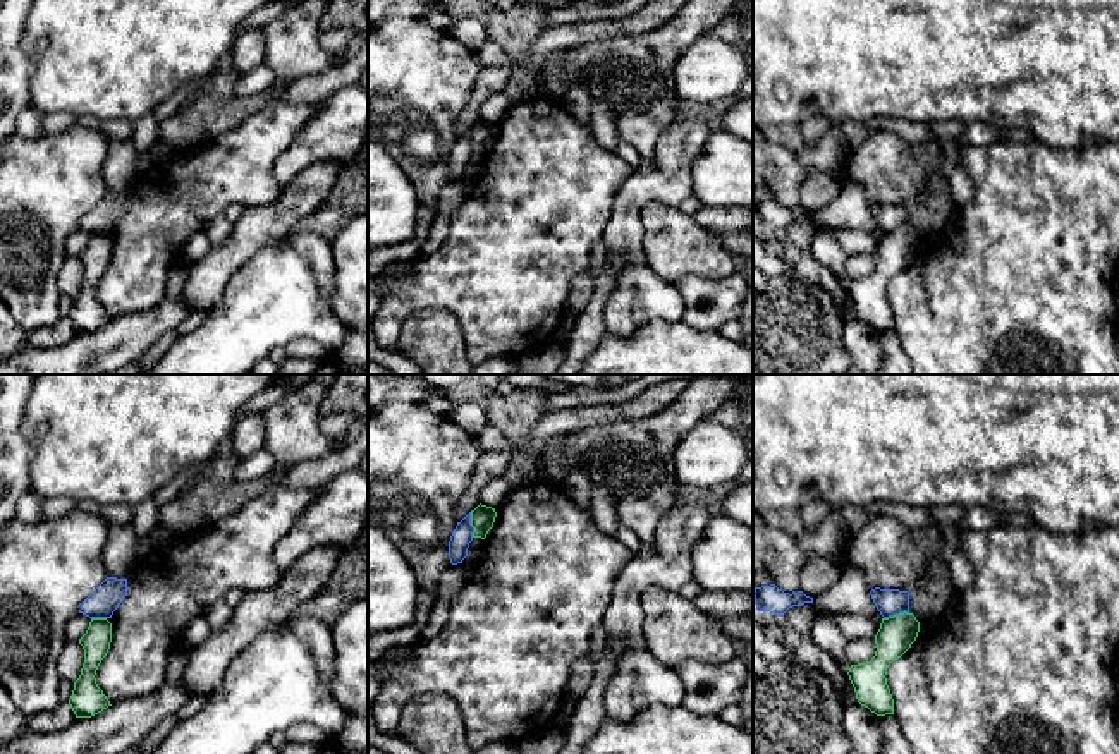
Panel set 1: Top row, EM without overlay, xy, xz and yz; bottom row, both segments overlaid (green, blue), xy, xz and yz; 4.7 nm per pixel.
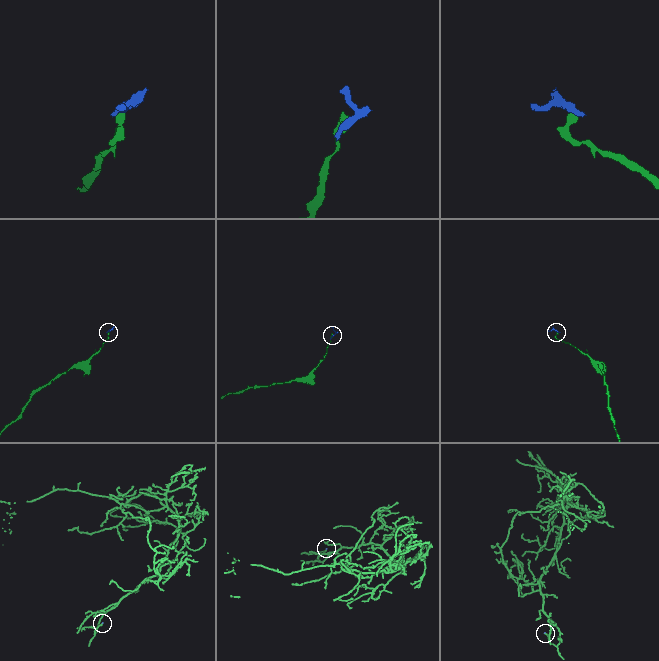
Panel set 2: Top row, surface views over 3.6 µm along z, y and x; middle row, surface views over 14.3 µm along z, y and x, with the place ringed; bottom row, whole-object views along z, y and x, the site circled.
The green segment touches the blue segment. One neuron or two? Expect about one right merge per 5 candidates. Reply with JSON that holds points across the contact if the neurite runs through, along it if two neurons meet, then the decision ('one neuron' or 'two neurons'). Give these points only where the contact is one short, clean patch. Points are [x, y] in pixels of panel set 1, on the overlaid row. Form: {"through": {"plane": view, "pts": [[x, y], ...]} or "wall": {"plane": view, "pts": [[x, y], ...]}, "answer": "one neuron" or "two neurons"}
{"wall": {"plane": "xz", "pts": [[473, 510], [471, 536]]}, "answer": "two neurons"}

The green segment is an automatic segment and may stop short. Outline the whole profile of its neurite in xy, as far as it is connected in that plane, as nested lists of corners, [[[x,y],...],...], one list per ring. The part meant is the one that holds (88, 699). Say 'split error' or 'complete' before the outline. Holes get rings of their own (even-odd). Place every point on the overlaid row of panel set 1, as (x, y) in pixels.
complete; [[[91,618],[86,634],[79,639],[84,649],[84,663],[69,699],[76,718],[91,718],[112,706],[95,678],[101,660],[110,649],[110,642],[112,623],[107,618]]]

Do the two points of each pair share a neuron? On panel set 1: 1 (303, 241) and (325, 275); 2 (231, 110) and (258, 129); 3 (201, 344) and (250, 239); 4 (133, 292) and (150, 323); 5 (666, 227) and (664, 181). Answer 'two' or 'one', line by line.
1: one
2: two
3: two
4: two
5: two

